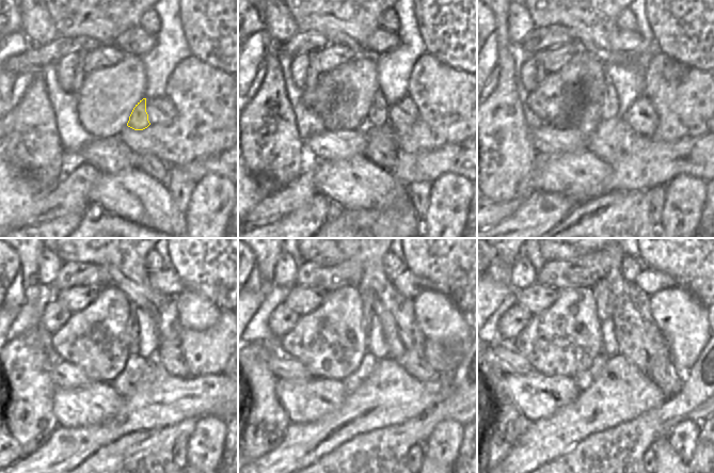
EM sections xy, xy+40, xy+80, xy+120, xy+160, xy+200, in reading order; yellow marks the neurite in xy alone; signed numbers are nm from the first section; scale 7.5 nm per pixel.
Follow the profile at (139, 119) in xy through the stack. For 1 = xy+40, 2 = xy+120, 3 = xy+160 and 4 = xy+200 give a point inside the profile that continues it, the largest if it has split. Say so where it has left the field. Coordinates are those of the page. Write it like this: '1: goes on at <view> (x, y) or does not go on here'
1: goes on at xy+40 (378, 112)
2: goes on at xy+120 (131, 327)
3: goes on at xy+160 (367, 312)
4: goes on at xy+200 (603, 296)

